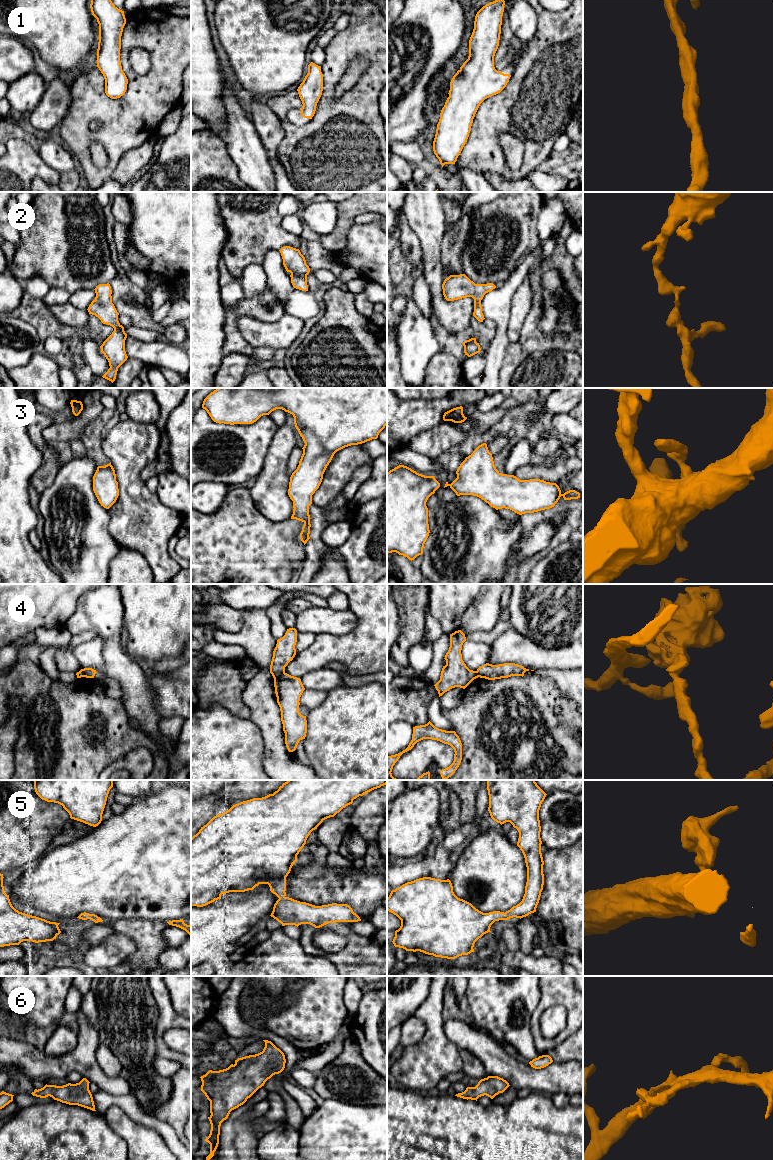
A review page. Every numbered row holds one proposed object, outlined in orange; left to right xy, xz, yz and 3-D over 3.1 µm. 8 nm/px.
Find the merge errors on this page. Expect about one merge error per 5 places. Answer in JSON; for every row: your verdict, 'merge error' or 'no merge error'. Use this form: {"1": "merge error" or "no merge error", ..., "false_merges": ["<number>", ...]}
{"1": "no merge error", "2": "no merge error", "3": "no merge error", "4": "merge error", "5": "no merge error", "6": "no merge error", "false_merges": ["4"]}

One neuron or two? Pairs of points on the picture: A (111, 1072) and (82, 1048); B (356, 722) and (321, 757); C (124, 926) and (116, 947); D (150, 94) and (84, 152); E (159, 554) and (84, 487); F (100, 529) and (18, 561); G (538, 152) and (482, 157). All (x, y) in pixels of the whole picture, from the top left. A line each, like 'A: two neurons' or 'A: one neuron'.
A: two neurons
B: one neuron
C: two neurons
D: one neuron
E: two neurons
F: two neurons
G: one neuron

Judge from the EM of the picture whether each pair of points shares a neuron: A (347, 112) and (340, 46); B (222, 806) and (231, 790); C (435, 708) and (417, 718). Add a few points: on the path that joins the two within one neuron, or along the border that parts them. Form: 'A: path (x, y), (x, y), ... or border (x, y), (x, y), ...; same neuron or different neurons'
A: path (330, 97), (330, 80), (336, 63); same neuron
B: border (217, 793), (221, 799), (232, 805); different neurons
C: border (438, 696), (429, 704), (428, 720); different neurons

